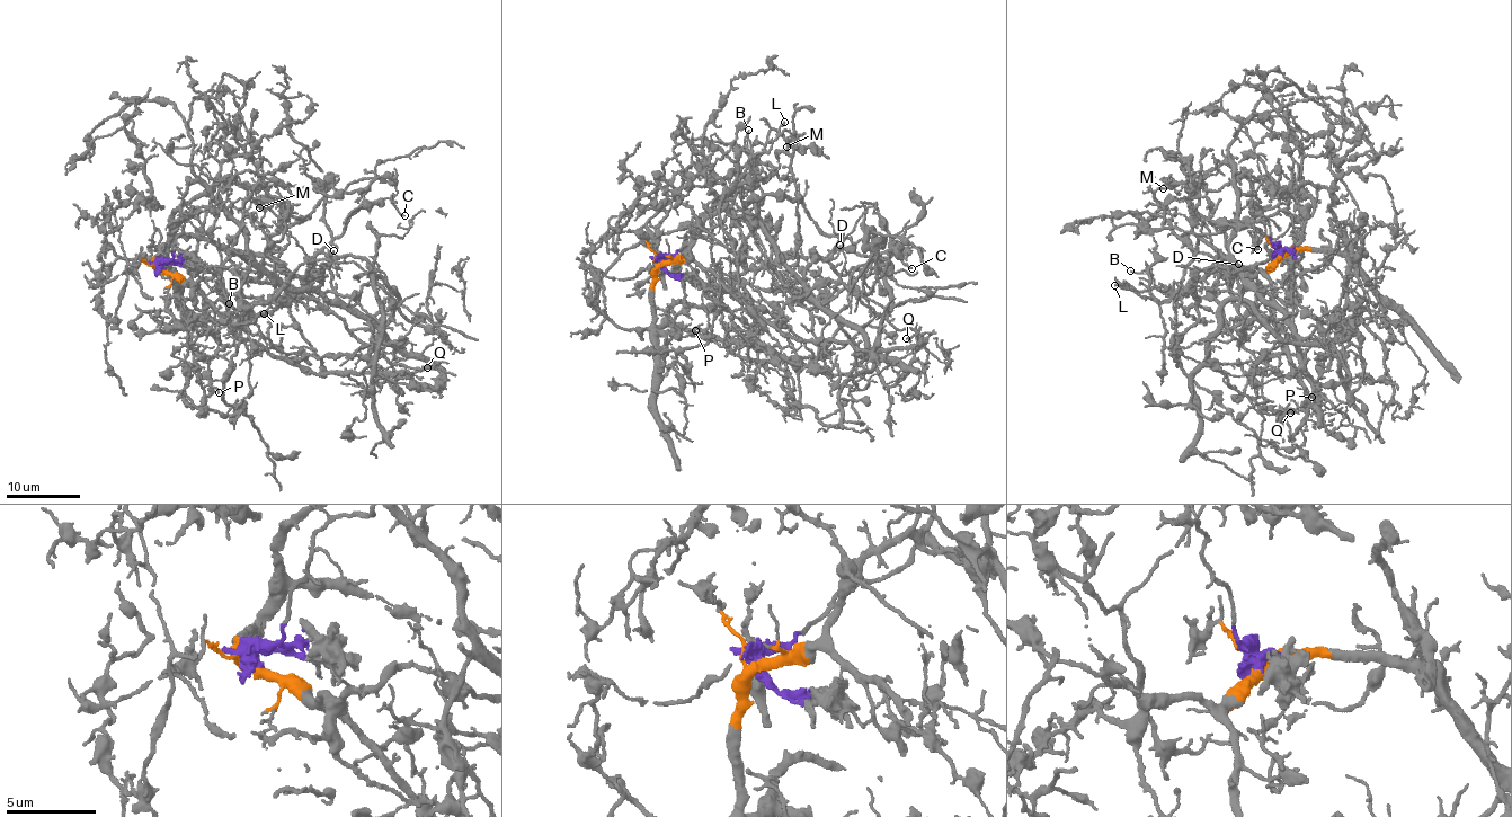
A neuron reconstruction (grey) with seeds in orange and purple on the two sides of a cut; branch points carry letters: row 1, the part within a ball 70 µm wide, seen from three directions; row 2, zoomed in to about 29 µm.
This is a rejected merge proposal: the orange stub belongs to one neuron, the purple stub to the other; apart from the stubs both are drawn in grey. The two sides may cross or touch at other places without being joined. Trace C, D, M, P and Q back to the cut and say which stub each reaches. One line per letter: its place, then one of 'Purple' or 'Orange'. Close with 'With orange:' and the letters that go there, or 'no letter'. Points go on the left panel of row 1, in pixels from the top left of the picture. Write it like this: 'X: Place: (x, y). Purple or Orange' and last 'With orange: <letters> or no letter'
C: Place: (405, 215). Purple
D: Place: (334, 250). Purple
M: Place: (259, 207). Orange
P: Place: (219, 392). Orange
Q: Place: (427, 367). Orange
With orange: M, P, Q

